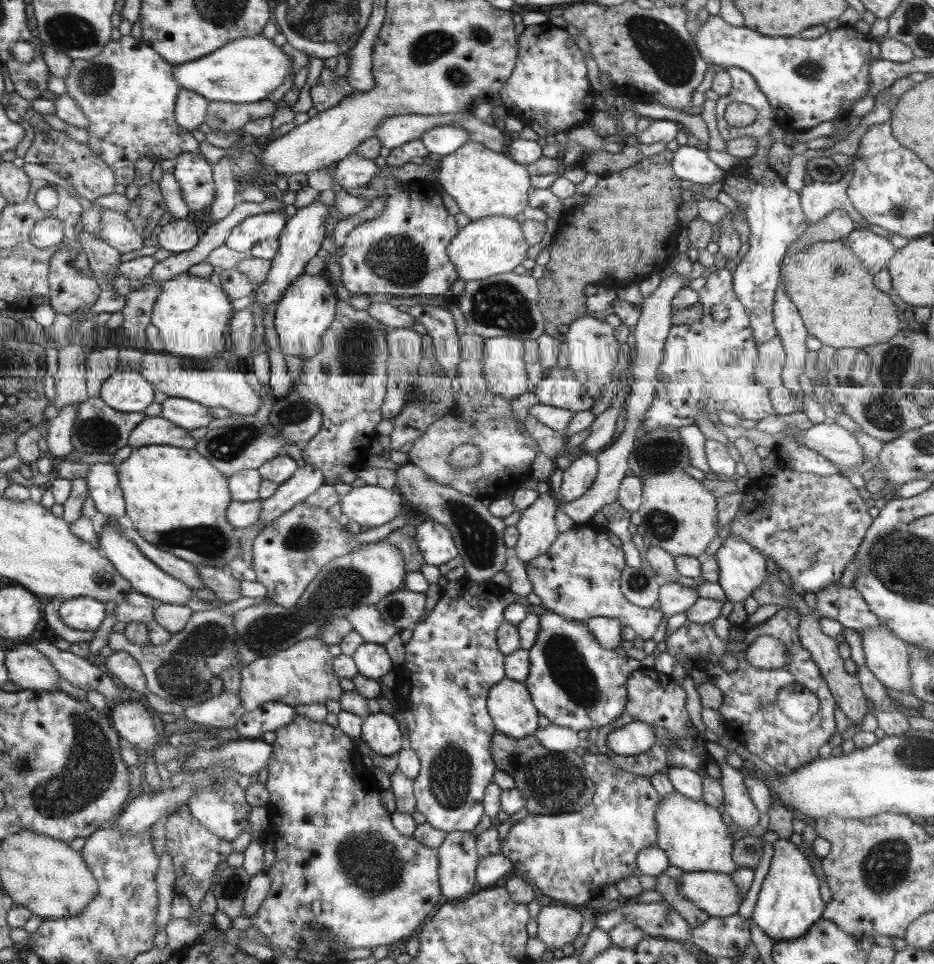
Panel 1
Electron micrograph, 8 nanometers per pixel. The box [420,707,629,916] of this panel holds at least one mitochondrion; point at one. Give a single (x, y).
(550, 781)

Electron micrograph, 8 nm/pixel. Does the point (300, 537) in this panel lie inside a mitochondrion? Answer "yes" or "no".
yes

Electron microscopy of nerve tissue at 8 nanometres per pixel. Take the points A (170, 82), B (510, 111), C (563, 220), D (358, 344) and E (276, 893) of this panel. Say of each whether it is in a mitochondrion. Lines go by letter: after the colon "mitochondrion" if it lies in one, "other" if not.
A: other
B: other
C: other
D: mitochondrion
E: other

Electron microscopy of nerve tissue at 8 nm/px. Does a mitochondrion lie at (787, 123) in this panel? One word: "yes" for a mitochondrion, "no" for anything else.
no

